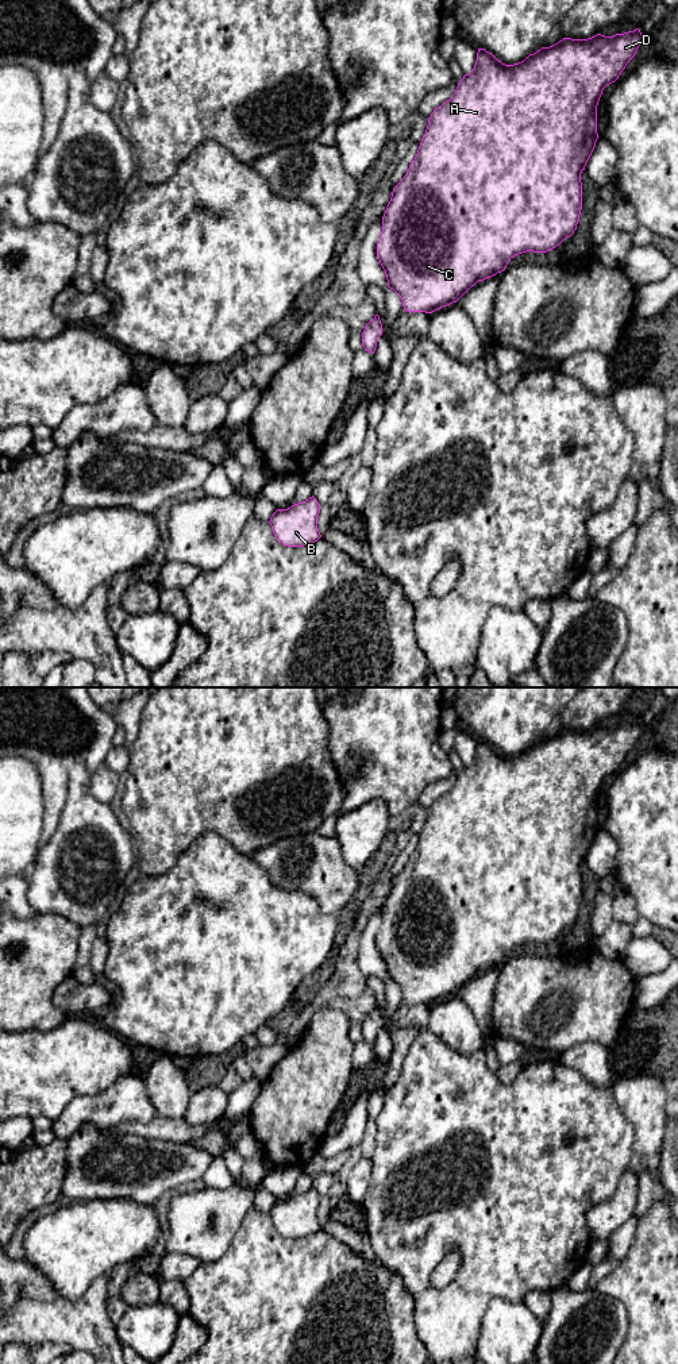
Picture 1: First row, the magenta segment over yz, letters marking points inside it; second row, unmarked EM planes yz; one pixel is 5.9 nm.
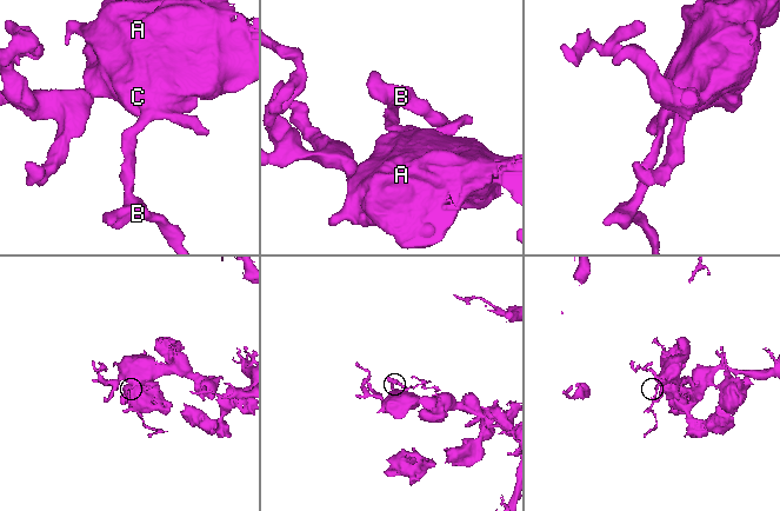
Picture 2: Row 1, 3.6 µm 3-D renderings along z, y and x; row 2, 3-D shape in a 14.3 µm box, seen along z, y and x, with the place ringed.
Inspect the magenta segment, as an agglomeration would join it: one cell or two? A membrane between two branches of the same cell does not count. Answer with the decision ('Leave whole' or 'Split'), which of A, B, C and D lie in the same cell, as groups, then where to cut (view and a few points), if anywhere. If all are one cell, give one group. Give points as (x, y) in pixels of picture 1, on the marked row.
Leave whole. Groups: A B C D. No split

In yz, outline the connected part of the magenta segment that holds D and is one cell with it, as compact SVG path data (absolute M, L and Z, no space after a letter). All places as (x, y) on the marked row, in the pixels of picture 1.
M639 28L613 36L597 34L588 39L563 38L558 43L542 47L536 53L529 54L524 61L513 65L505 65L492 53L478 49L474 69L458 82L451 99L431 113L417 154L404 178L393 189L382 216L382 232L377 243L377 257L385 270L388 286L400 296L405 311L432 313L457 303L478 281L504 271L515 255L527 251L547 253L574 234L582 209L581 173L585 170L598 139L597 105L600 97L604 88L615 82L627 63L635 57L642 39L643 35Z

